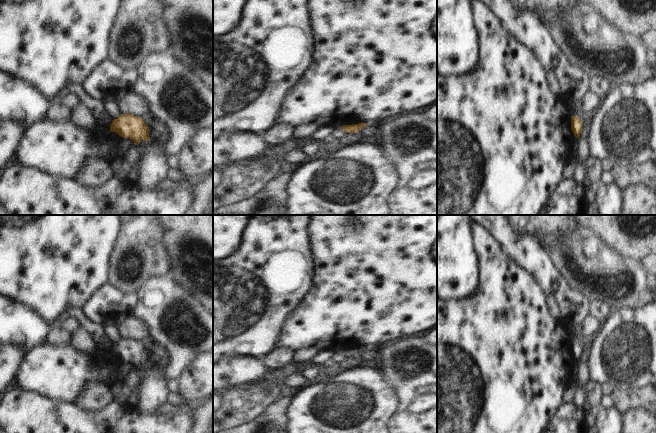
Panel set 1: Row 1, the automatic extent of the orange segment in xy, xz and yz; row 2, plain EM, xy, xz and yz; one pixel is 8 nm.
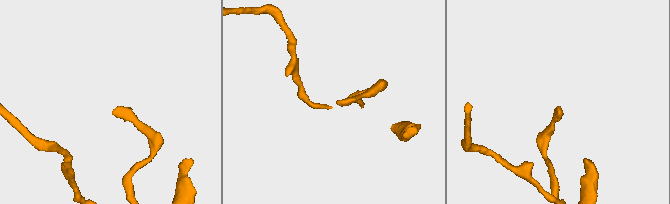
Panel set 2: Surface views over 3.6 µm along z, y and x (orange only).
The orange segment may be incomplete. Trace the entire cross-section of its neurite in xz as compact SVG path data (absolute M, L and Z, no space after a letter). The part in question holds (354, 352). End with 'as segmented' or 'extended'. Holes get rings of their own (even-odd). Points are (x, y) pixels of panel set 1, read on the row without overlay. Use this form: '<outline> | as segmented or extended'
M358 347L358 348L352 348L352 349L343 349L343 355L345 357L357 357L360 353L366 351L367 347Z | as segmented

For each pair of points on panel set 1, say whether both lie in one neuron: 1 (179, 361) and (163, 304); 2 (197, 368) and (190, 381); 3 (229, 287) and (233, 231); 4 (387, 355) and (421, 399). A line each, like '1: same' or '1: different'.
1: same
2: same
3: different
4: different

